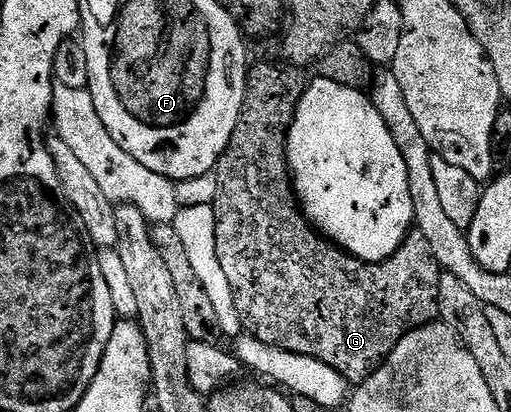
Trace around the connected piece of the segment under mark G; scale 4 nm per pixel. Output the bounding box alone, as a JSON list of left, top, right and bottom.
[213,66,441,384]

